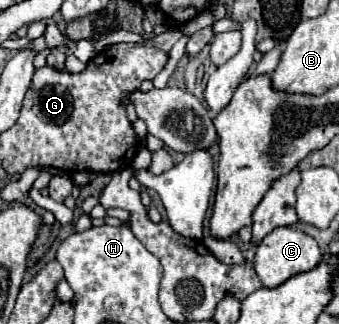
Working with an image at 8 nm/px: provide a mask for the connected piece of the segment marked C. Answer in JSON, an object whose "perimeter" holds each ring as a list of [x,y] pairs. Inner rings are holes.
{"perimeter":[[[276,227],[256,247],[254,269],[266,287],[278,287],[282,281],[290,279],[292,275],[314,269],[320,261],[322,261],[322,251],[320,251],[318,243],[314,241],[314,237],[310,237],[304,231],[298,231],[294,227]]]}

